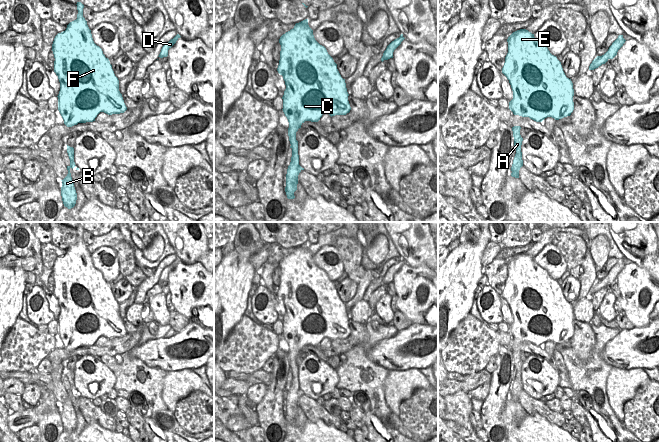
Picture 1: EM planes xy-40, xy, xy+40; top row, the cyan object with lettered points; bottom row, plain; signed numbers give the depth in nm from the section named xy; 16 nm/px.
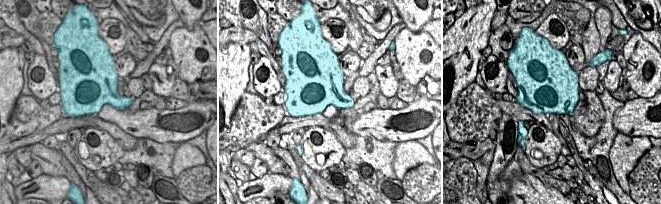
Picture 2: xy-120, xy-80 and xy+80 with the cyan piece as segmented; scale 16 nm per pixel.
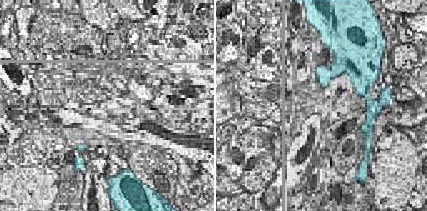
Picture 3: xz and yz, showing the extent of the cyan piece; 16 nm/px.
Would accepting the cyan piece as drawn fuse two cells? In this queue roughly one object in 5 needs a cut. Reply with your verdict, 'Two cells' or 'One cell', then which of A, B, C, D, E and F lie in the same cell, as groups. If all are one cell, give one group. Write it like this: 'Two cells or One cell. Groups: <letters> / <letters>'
One cell. Groups: A B C D E F

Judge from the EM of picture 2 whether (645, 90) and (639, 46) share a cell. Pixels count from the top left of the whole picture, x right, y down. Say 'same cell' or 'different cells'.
same cell

